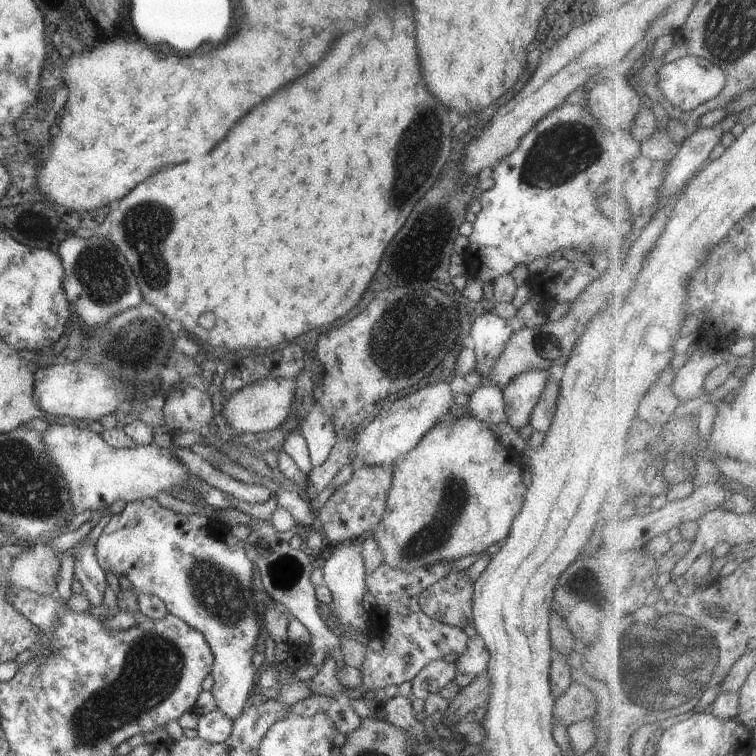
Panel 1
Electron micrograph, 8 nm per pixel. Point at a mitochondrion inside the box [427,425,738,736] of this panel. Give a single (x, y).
(671, 656)

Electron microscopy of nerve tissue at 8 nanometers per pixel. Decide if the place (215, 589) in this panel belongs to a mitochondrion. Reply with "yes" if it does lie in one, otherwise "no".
yes

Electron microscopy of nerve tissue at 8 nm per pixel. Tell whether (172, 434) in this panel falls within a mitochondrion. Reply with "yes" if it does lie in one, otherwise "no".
no

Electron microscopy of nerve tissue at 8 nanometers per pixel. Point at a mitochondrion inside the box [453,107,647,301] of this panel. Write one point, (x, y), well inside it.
(564, 150)

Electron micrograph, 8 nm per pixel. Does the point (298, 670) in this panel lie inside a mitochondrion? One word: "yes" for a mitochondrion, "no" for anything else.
no

